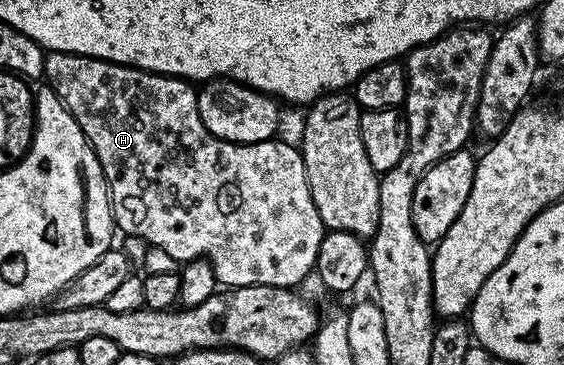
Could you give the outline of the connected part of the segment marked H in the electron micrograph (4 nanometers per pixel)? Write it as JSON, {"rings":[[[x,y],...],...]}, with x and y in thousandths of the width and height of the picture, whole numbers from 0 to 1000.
{"rings":[[[98,137],[83,145],[78,159],[78,184],[82,181],[82,214],[78,214],[80,233],[87,236],[90,249],[113,285],[126,318],[135,329],[135,340],[142,340],[142,351],[149,362],[149,373],[160,386],[160,403],[170,416],[170,438],[177,438],[177,460],[188,485],[188,518],[195,523],[195,570],[202,578],[202,616],[211,633],[216,630],[223,641],[232,641],[238,652],[246,652],[252,663],[261,663],[266,674],[275,674],[280,685],[289,685],[301,707],[310,707],[316,723],[328,723],[339,718],[349,696],[372,715],[378,729],[379,753],[385,756],[388,781],[395,786],[415,792],[418,786],[440,784],[482,784],[504,786],[507,792],[527,786],[548,748],[557,740],[560,701],[566,696],[567,668],[573,663],[573,647],[578,638],[573,605],[567,603],[567,586],[560,578],[560,564],[553,553],[551,521],[544,504],[544,471],[534,447],[528,447],[528,411],[521,403],[504,392],[493,389],[491,381],[479,381],[475,386],[461,386],[445,400],[427,400],[422,389],[399,389],[383,373],[376,373],[376,362],[369,362],[369,351],[362,351],[362,340],[355,329],[355,307],[351,304],[351,260],[346,238],[339,233],[328,214],[305,214],[298,203],[268,203],[264,192],[246,192],[243,181],[216,181],[211,170],[186,170],[181,159],[158,159],[147,148],[122,148],[121,142],[106,142]]]}

